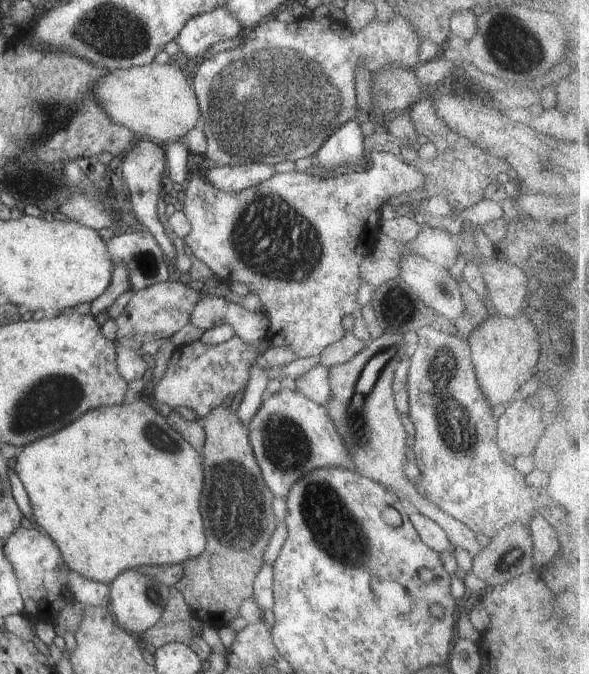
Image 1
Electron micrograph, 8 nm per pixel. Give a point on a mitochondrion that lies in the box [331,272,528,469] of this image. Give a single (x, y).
(457, 433)

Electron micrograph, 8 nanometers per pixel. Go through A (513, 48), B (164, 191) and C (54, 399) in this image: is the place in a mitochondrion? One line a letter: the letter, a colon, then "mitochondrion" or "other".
A: mitochondrion
B: other
C: mitochondrion

